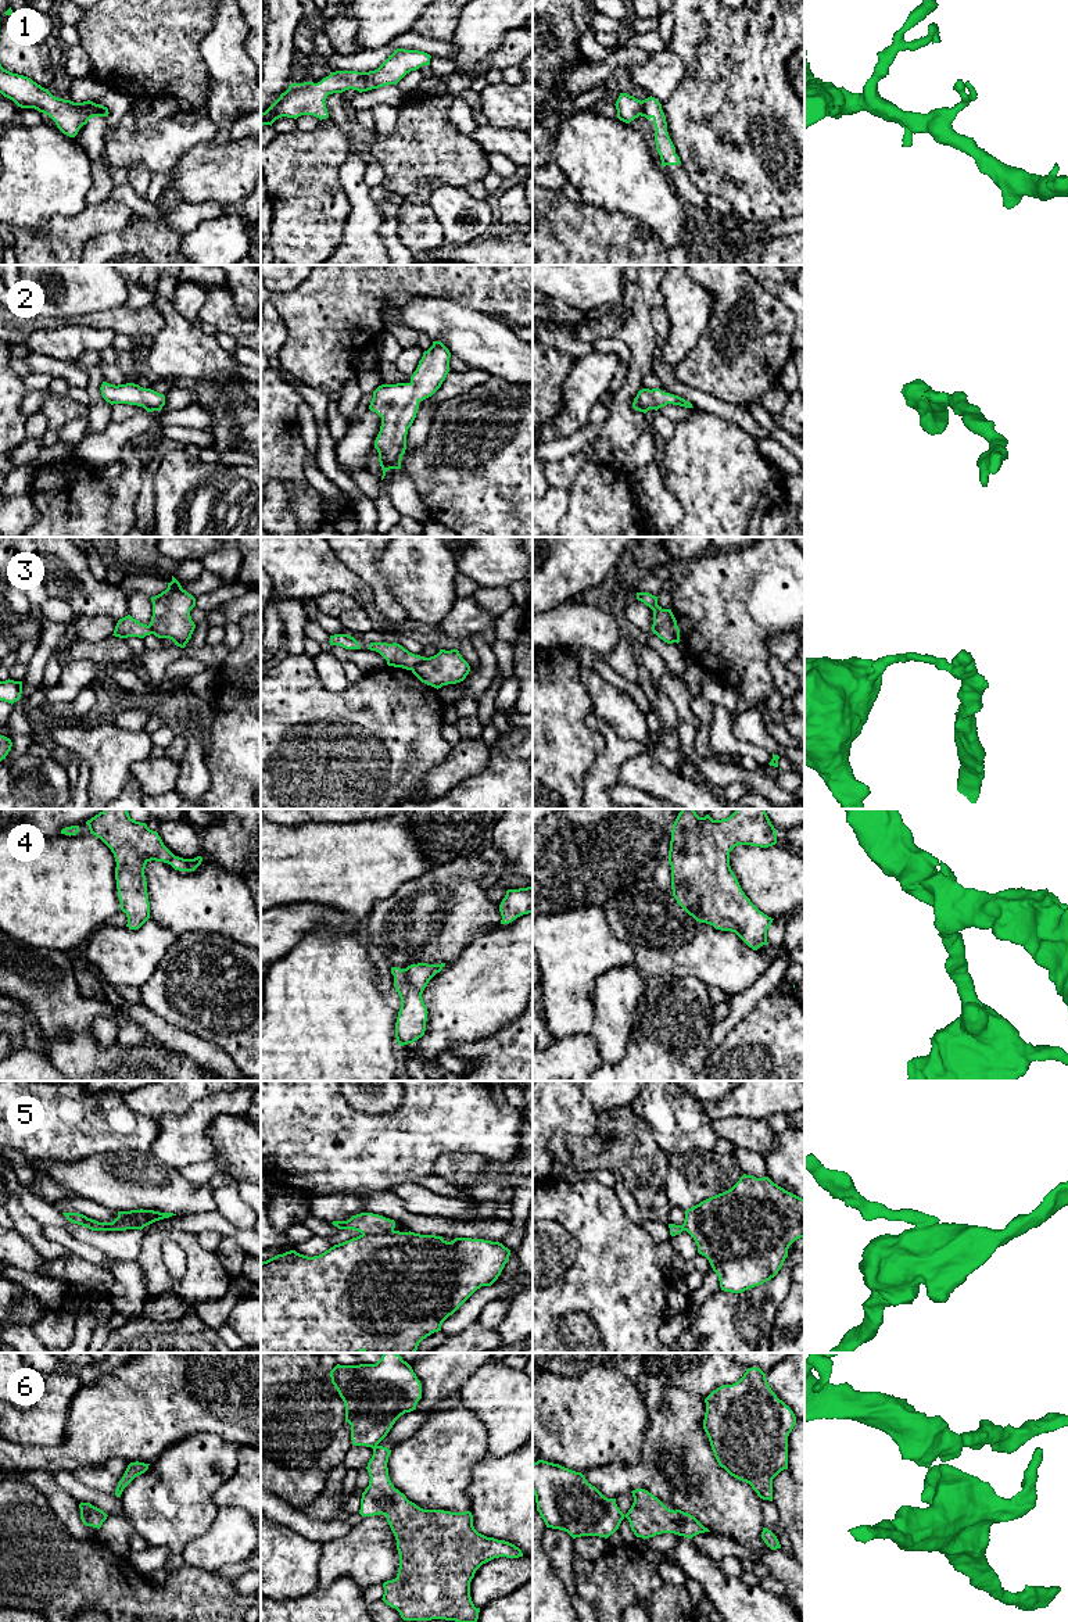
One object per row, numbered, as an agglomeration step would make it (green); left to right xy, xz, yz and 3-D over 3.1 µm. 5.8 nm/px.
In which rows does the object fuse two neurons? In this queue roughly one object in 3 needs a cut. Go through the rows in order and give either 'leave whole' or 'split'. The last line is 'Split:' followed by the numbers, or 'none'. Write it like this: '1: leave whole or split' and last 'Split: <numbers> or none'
1: leave whole
2: leave whole
3: split
4: leave whole
5: split
6: split
Split: 3, 5, 6

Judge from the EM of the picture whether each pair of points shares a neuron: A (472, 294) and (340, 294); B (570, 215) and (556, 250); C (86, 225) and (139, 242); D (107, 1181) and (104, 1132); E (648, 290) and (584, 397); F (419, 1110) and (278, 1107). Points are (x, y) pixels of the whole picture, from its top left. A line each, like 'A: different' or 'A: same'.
A: same
B: same
C: different
D: different
E: different
F: same

